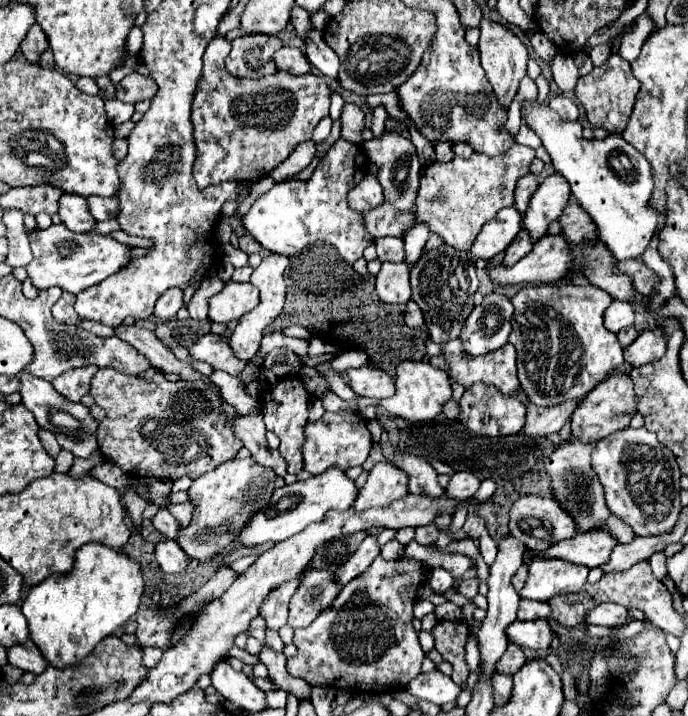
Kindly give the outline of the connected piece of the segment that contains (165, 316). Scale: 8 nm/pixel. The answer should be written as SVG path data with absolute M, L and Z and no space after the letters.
M169 288L155 304L155 316L161 320L169 320L177 314L177 310L183 308L183 290L181 288Z

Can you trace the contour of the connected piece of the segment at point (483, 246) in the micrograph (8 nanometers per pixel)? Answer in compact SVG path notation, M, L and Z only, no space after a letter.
M503 208L503 212L499 212L499 216L495 216L493 220L489 220L483 230L479 232L471 254L475 254L477 258L483 260L491 260L497 254L505 252L505 248L513 242L513 238L519 234L521 226L521 218L523 214L519 210L511 208Z

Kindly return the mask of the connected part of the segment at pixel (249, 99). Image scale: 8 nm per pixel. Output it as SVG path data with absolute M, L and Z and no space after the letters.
M215 36L211 40L203 56L203 76L193 100L191 120L197 146L193 178L199 188L227 180L255 182L269 176L299 142L311 140L319 120L329 116L331 90L323 76L277 72L275 76L259 80L235 78L225 70L229 50L231 42L225 36Z

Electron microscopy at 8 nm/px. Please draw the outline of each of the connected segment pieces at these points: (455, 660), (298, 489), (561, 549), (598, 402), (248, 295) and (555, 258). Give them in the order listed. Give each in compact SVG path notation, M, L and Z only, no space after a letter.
M441 620L431 630L435 636L435 650L453 666L451 678L462 690L470 690L467 685L469 666L465 662L465 644L469 638L469 626L461 620Z
M329 468L323 474L309 476L307 480L299 480L291 486L277 488L273 492L269 504L265 508L261 508L255 516L251 516L251 520L247 520L247 524L235 536L235 540L245 548L253 548L253 546L259 546L259 544L265 544L265 542L287 540L289 536L301 532L309 524L321 522L327 510L347 510L347 508L351 508L355 498L357 498L355 482L349 480L345 476L345 472L341 472L339 468Z
M591 530L585 534L575 534L573 538L561 540L559 544L553 544L551 548L547 548L547 552L527 550L525 558L527 560L559 558L573 564L583 564L587 568L595 568L609 560L609 554L615 548L615 544L617 540L607 530Z
M611 374L597 388L593 388L579 404L571 416L571 434L581 442L595 444L605 436L629 426L633 414L637 412L637 396L629 374Z
M229 280L219 294L209 298L209 318L213 322L239 320L243 314L255 308L255 304L259 304L259 296L253 284Z
M557 234L557 236L543 236L533 244L533 250L521 258L513 268L507 268L503 264L495 264L491 268L491 278L501 284L555 284L561 278L567 276L567 272L573 266L573 256L569 242Z

